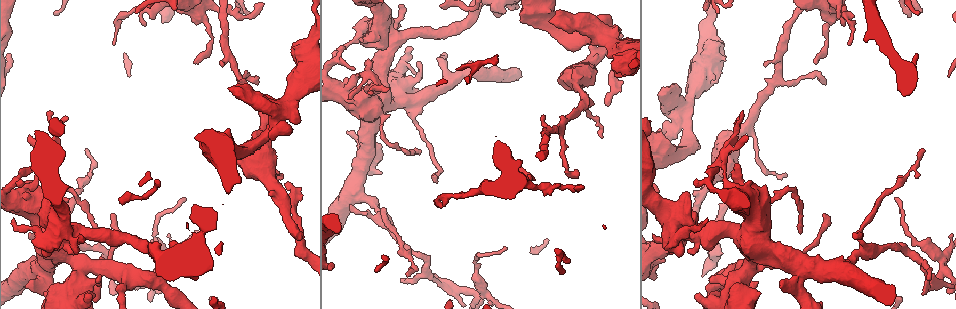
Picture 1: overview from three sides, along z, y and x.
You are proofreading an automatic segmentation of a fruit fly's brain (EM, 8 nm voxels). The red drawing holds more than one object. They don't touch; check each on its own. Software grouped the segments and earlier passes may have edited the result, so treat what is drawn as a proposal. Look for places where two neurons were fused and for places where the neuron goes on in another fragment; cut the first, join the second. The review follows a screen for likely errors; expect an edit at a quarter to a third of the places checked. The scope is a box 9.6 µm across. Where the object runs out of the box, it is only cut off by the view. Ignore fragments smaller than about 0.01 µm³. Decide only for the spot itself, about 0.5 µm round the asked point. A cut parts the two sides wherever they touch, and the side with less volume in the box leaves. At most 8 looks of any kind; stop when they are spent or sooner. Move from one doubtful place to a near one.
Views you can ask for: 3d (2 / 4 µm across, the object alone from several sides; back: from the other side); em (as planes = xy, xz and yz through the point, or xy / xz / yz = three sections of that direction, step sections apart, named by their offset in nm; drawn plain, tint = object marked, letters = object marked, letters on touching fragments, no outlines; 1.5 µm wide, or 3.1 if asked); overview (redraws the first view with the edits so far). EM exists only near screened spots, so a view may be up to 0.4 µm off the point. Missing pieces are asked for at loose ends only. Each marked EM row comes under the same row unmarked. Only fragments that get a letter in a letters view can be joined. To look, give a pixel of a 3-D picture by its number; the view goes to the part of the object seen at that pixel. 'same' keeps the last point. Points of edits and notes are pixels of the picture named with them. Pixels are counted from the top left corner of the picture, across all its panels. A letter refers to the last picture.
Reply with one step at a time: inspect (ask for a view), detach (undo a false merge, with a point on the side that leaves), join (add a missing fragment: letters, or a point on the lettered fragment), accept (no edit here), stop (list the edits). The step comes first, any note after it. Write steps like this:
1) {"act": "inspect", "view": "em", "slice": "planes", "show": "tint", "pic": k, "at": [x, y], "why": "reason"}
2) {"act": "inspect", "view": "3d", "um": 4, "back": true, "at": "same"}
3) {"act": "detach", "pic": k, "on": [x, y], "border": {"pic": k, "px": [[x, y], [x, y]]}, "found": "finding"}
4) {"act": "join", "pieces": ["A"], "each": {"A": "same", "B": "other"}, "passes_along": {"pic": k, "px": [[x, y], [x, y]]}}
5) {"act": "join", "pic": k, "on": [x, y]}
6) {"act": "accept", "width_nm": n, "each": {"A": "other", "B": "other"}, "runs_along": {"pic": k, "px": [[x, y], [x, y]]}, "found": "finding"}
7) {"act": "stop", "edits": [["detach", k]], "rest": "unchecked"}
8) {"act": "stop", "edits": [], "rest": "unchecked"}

{"act": "inspect", "view": "em", "slice": "yz", "step": 4, "show": "tint", "pic": 1, "at": [408, 82], "why": "calibre changes"}

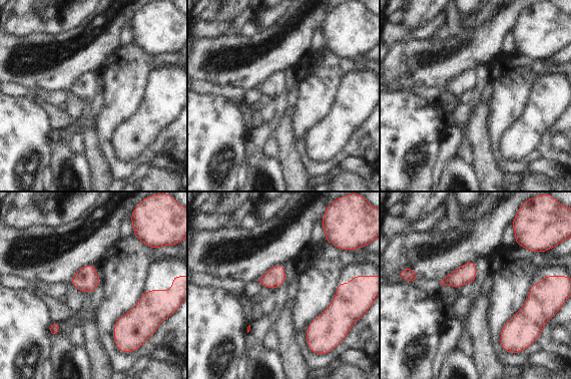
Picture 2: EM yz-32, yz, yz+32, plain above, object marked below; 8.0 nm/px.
{"act": "inspect", "view": "em", "slice": "planes", "show": "letters", "at": "same", "why": "another direction"}

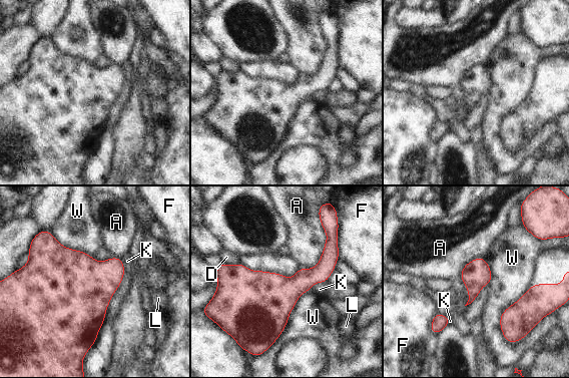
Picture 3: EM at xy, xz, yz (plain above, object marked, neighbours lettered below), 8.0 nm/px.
{"act": "accept", "width_nm": 550, "each": {"A": "other", "D": "other", "F": "other", "K": "other", "L": "other", "W": "other"}, "border": {"pic": 3, "px": [[529, 286], [500, 316], [507, 342]]}, "found": "all the same neuron"}

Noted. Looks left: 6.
{"act": "inspect", "view": "3d", "um": 2, "pic": 1, "at": [820, 74], "why": "sharp bend"}

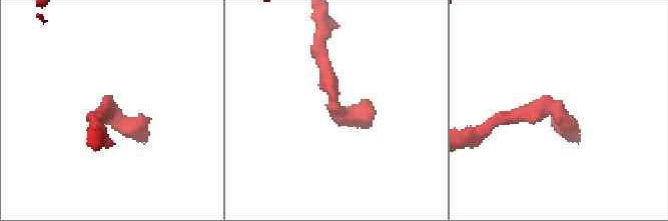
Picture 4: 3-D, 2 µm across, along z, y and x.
{"act": "inspect", "view": "em", "slice": "xz", "step": 4, "show": "tint", "pic": 4, "at": [553, 114], "why": "need the tissue"}

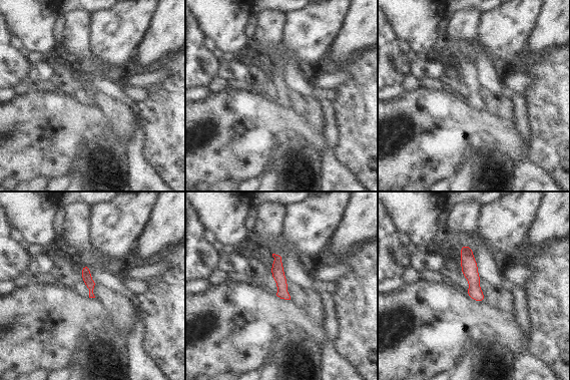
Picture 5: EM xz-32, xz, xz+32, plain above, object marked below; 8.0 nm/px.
{"act": "inspect", "view": "em", "slice": "planes", "show": "letters", "at": "same", "why": "another direction"}

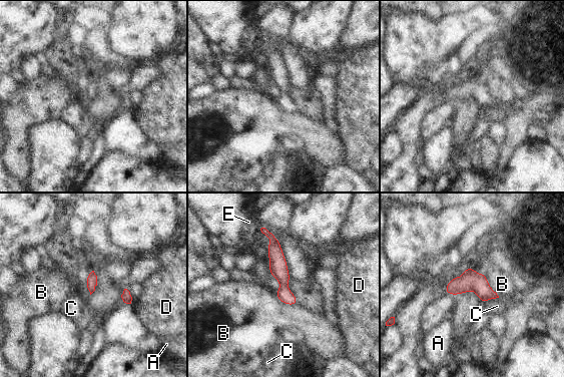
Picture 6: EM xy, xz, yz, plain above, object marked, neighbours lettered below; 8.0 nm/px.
{"act": "accept", "each": {"A": "other", "B": "other", "C": "other", "D": "other", "E": "other"}, "border": {"pic": 6, "px": [[498, 297], [491, 298], [482, 303]]}, "found": "continuous, no second neuron"}

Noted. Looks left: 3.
{"act": "inspect", "view": "3d", "um": 4, "back": true, "pic": 1, "at": [682, 117], "why": "narrows sharply"}

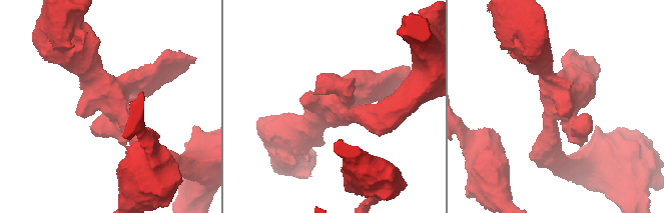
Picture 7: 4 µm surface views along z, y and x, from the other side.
{"act": "inspect", "view": "em", "slice": "xz", "step": 4, "show": "letters", "pic": 7, "at": [341, 106], "why": "need the tissue"}

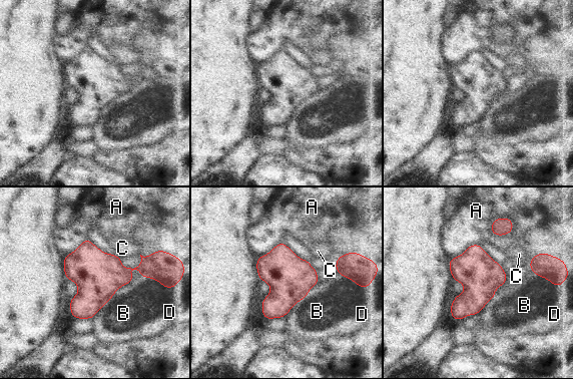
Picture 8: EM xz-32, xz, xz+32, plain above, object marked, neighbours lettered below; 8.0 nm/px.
{"act": "inspect", "view": "em", "slice": "planes", "show": "letters", "at": "same", "why": "cut it another way"}

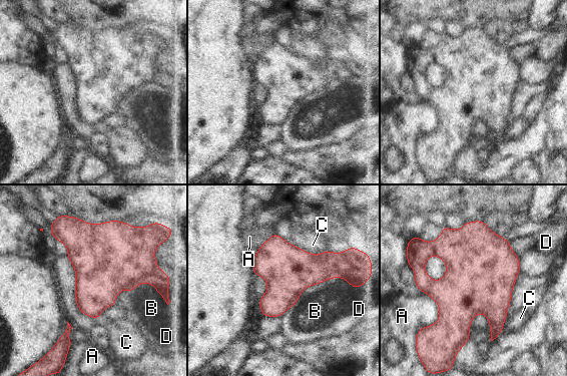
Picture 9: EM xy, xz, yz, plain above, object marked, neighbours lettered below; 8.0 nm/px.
{"act": "accept", "longest_contact_nm": ["A", 280], "each": {"A": "other", "B": "other", "C": "other", "D": "other"}, "border": {"pic": 9, "px": [[131, 291], [149, 283], [159, 295]]}, "found": "one neuron here"}

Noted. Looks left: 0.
{"act": "stop", "edits": [], "rest": "unchecked"}

